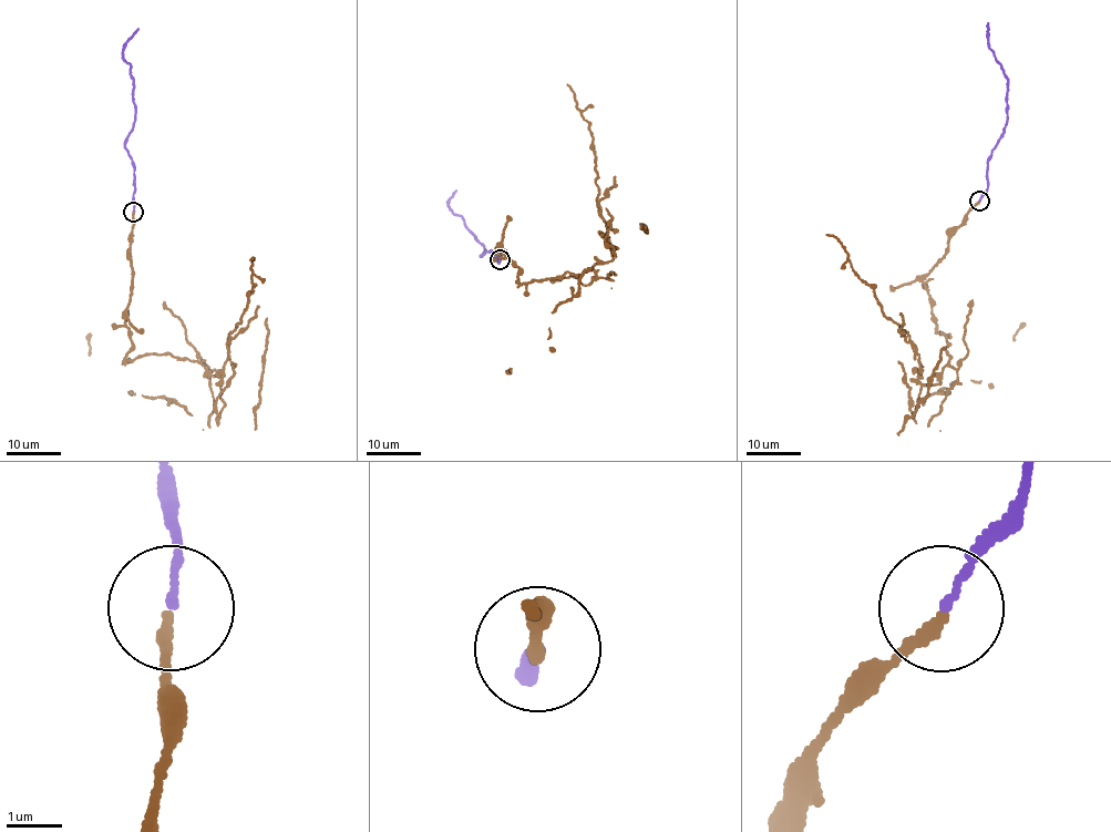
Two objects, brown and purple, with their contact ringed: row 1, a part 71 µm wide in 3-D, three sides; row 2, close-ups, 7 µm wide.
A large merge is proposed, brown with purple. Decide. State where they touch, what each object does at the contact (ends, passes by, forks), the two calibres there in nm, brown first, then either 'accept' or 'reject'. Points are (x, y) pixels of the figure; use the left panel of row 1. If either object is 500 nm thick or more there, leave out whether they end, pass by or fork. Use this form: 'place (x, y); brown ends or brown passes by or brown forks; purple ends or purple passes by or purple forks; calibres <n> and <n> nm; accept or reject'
place (133, 212); brown ends; purple ends; calibres 200 and 130 nm; reject

